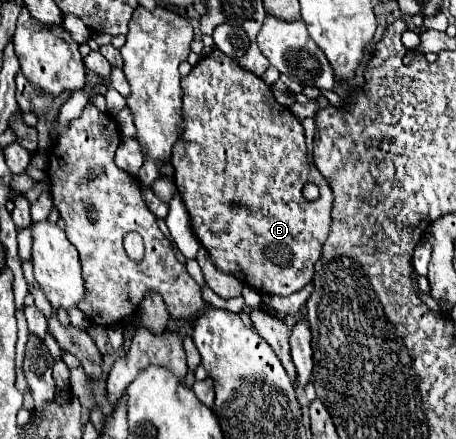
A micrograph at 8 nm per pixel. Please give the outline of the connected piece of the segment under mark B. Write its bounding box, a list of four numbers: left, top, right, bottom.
[172,51,332,295]

